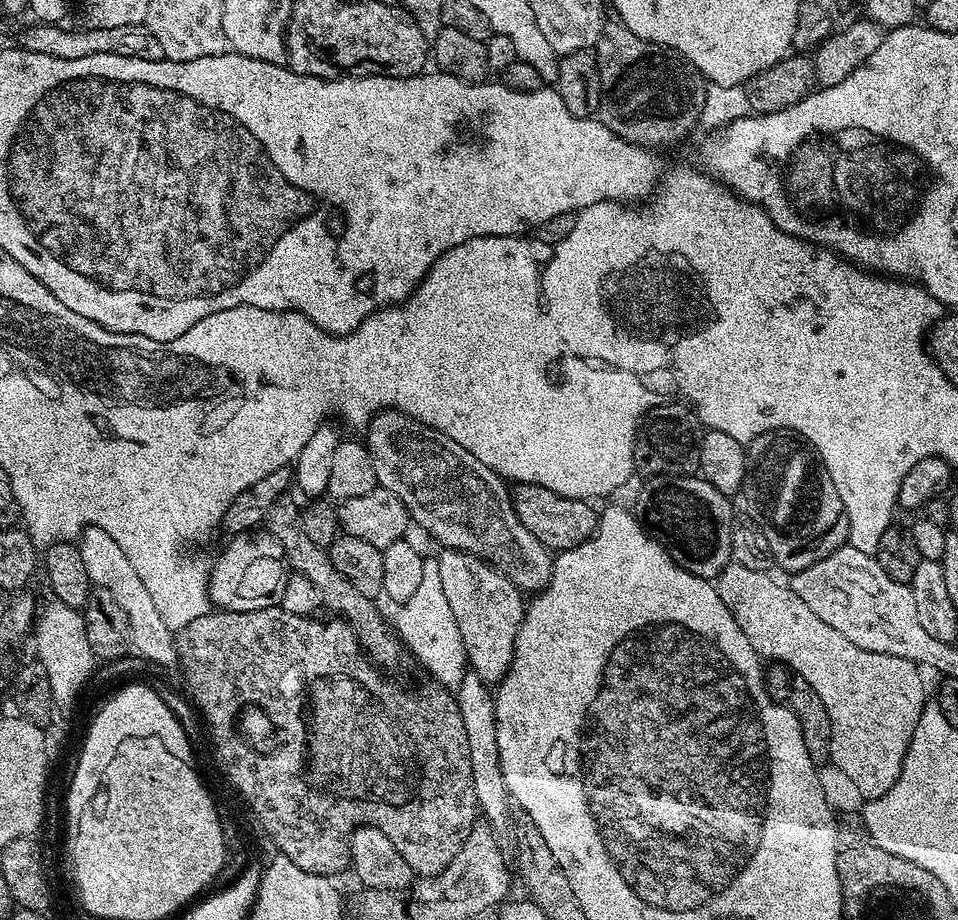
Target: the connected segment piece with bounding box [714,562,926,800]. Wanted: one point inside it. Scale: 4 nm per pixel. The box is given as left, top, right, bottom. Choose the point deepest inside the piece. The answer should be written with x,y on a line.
873,701

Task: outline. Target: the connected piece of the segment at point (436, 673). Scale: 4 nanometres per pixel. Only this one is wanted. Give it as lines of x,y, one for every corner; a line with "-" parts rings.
425,559
422,566
422,582
415,588
414,594
404,604
399,605
396,611
394,631
410,651
416,655
416,660
429,672
431,679
439,687
454,690
462,682
466,671
466,657
462,646
462,634
458,634
458,622
454,622
454,614
450,614
450,602
446,602
446,594
442,594
442,578
438,578
438,566
435,559

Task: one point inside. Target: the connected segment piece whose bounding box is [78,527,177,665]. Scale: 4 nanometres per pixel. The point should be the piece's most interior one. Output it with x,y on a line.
107,567

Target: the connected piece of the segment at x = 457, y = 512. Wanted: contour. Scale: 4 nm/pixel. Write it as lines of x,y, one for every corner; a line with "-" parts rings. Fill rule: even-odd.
399,410
377,412
368,423
366,435
366,447
370,462
374,462
377,485
390,490
390,494
394,494
394,498
406,506
411,523
415,527
417,524
426,535
433,536
441,544
441,549
482,558
510,578
512,585
519,588
521,593
535,594
548,587
552,577
553,553
519,521
509,487
504,486
505,481
494,470
490,470
490,466
478,462
478,458
470,454
460,458
464,460
458,460
464,452
454,438
446,438
446,434

